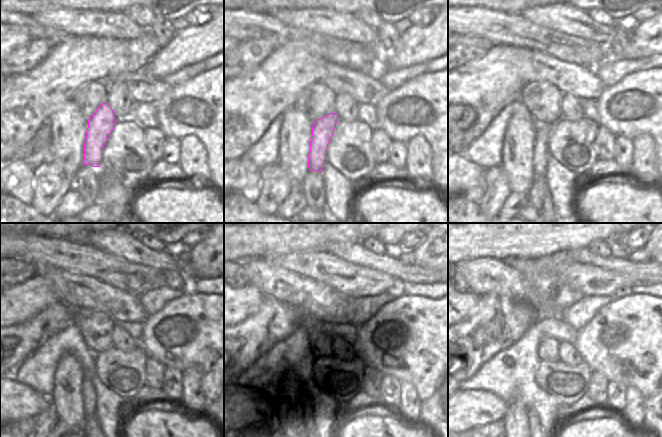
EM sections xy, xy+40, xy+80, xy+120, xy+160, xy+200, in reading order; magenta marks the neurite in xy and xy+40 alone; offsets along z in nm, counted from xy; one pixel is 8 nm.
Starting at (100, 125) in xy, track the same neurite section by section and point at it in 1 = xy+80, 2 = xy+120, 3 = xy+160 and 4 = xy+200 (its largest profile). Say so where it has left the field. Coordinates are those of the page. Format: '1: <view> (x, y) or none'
1: xy+80 (540, 156)
2: xy+120 (88, 391)
3: xy+160 (310, 422)
4: xy+200 (534, 421)

